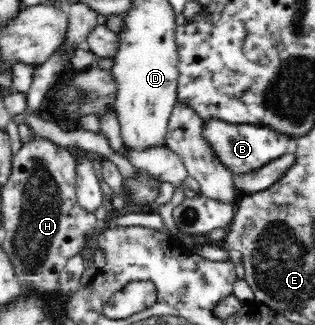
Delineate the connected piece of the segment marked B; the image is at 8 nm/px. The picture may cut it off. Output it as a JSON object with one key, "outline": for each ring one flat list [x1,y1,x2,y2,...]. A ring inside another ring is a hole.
{"outline":[[206,120,203,129,206,141,214,148,220,161,232,169,233,174,246,174,255,171,269,161,278,159,291,151,292,137,280,133,273,127,254,124,231,124,222,120]]}

